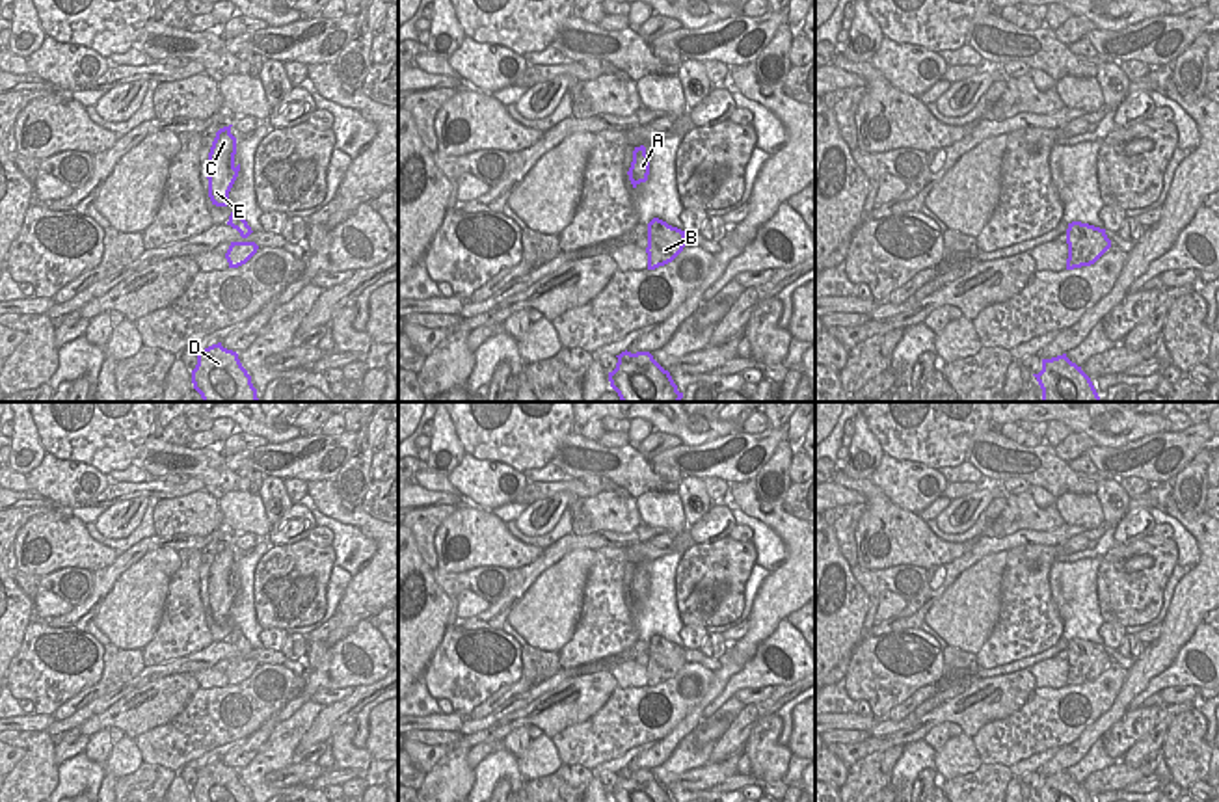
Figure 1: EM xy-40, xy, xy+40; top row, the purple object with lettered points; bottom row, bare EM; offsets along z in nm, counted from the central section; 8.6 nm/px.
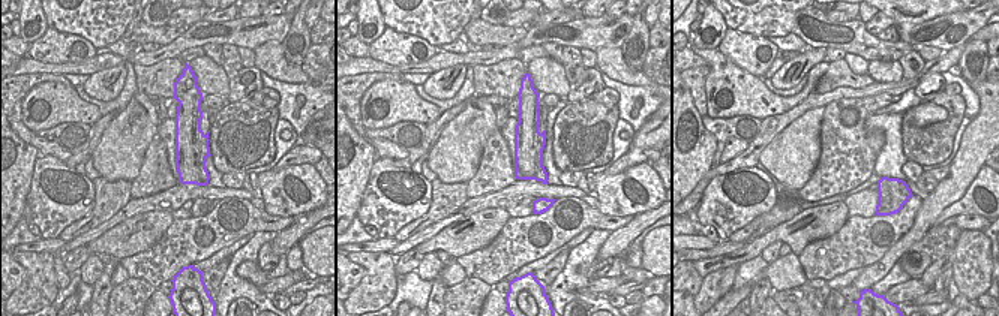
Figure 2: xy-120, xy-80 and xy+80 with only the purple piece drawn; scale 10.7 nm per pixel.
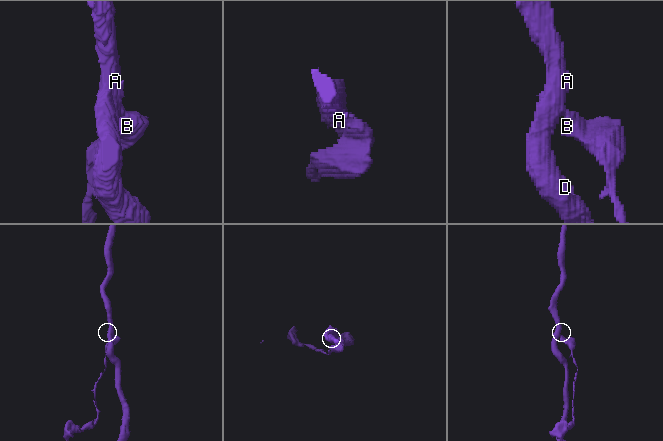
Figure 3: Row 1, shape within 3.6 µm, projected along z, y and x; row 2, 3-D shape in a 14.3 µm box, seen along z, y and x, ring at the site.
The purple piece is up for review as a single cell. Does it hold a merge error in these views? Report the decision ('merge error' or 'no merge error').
merge error

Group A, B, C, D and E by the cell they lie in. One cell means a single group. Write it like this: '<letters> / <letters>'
A C D E / B

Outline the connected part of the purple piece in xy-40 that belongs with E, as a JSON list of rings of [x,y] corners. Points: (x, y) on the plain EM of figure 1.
[[[231,543],[216,549],[208,569],[208,614],[216,623],[227,623],[229,608],[240,588],[240,581],[234,581],[236,555],[231,551]]]

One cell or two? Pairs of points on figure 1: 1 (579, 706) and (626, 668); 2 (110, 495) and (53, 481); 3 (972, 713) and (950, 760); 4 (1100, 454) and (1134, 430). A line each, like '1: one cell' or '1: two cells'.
1: two cells
2: two cells
3: two cells
4: two cells

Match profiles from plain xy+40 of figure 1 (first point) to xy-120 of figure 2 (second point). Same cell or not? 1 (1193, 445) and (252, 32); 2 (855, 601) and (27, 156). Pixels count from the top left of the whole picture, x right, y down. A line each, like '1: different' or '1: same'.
1: same
2: same

